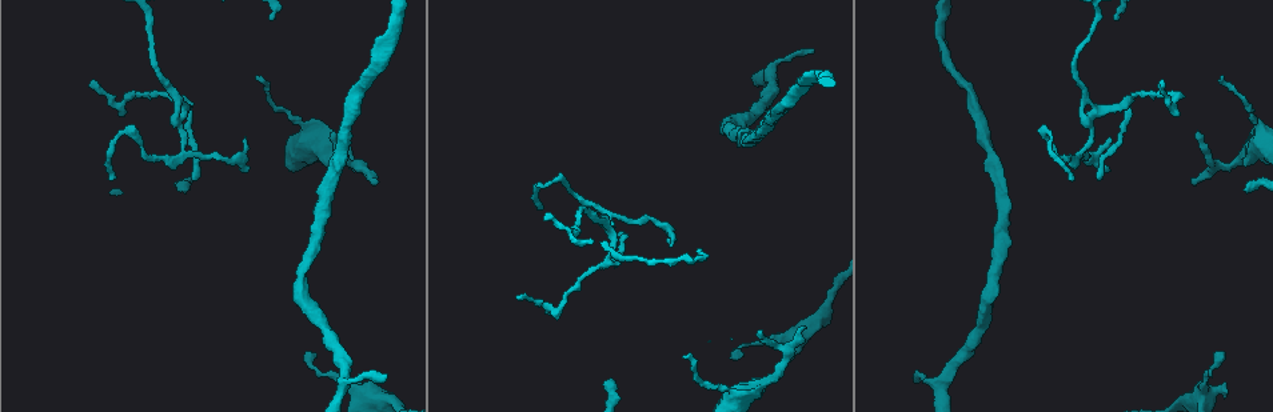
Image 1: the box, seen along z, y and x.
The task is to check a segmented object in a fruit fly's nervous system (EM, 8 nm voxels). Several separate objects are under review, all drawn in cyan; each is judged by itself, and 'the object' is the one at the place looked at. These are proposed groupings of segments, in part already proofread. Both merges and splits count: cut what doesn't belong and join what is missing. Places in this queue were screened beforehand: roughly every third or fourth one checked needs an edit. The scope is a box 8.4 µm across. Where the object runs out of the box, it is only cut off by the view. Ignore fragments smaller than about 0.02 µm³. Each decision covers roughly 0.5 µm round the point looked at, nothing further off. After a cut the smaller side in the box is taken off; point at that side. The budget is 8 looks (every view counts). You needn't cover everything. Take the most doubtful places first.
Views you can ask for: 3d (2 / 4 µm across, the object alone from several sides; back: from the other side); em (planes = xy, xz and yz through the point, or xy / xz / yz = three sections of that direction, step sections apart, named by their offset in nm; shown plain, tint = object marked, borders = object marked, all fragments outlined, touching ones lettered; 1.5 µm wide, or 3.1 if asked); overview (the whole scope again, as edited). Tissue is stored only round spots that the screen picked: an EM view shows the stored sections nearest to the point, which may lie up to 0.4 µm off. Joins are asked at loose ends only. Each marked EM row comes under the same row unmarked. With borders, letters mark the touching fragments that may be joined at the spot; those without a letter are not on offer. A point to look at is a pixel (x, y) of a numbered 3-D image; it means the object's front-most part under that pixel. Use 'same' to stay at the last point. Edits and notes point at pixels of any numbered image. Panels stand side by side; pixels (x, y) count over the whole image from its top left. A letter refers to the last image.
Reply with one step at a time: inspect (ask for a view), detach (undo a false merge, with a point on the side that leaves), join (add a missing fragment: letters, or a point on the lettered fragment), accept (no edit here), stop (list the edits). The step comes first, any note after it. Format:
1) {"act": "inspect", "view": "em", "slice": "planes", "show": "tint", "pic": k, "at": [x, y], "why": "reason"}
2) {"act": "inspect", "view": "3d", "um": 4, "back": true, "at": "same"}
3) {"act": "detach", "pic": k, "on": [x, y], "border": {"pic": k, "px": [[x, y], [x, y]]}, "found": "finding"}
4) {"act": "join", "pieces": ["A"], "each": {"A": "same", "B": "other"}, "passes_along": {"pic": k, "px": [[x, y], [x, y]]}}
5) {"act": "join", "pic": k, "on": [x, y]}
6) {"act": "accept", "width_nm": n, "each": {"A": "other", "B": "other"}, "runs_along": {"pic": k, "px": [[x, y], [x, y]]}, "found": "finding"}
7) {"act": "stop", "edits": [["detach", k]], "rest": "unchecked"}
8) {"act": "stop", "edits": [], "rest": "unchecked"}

{"act": "inspect", "view": "em", "slice": "yz", "step": 8, "show": "tint", "pic": 1, "at": [914, 372], "why": "free end"}

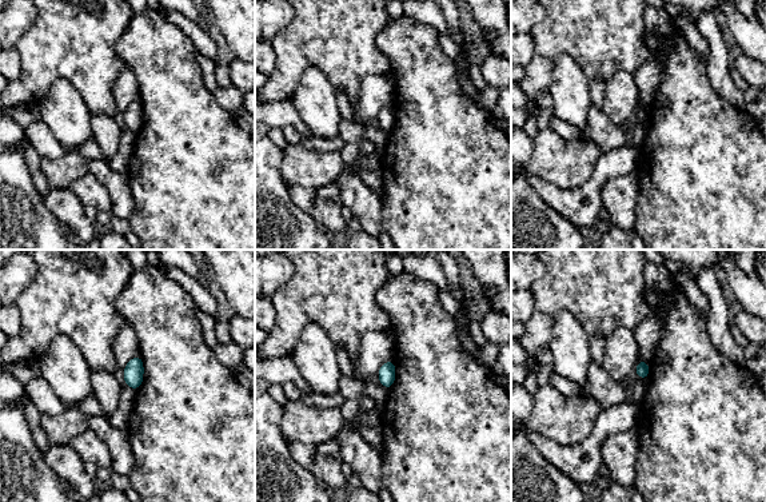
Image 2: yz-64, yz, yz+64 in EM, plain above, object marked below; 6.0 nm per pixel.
{"act": "inspect", "view": "em", "slice": "planes", "show": "borders", "at": "same", "why": "cut it another way"}

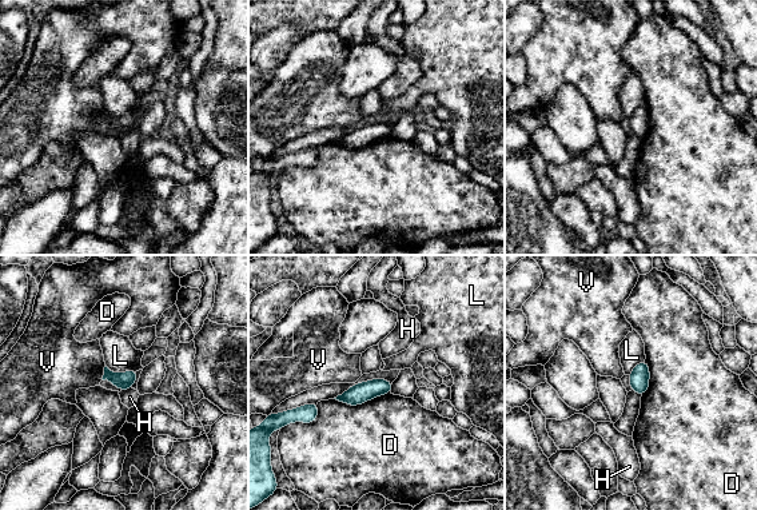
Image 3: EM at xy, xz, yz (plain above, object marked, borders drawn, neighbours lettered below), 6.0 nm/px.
{"act": "accept", "each": {"D": "other", "H": "other", "L": "other", "V": "other"}, "border": {"pic": 3, "px": [[106, 366], [102, 379]]}, "found": "none of them fits"}

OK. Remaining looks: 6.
{"act": "inspect", "view": "em", "slice": "xz", "step": 4, "show": "tint", "pic": 1, "at": [178, 119], "why": "three arms meet"}

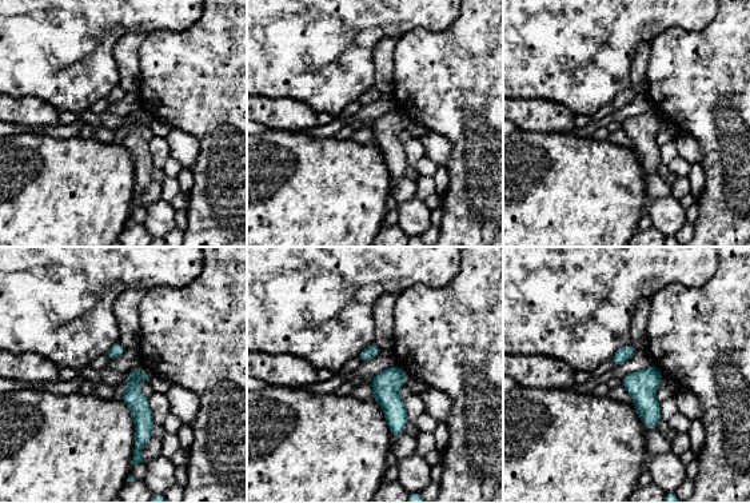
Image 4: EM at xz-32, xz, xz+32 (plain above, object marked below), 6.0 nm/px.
{"act": "inspect", "view": "em", "slice": "planes", "show": "tint", "at": "same", "why": "another direction"}

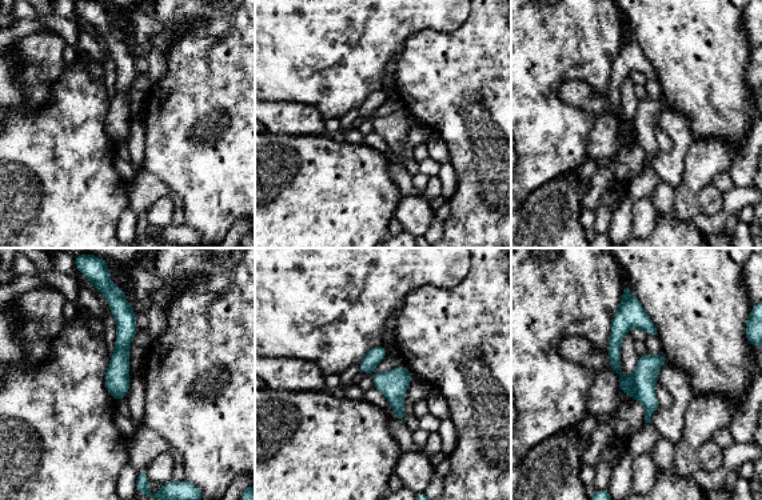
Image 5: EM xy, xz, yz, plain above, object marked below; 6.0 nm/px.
{"act": "inspect", "view": "em", "slice": "planes", "show": "borders", "at": "same"}

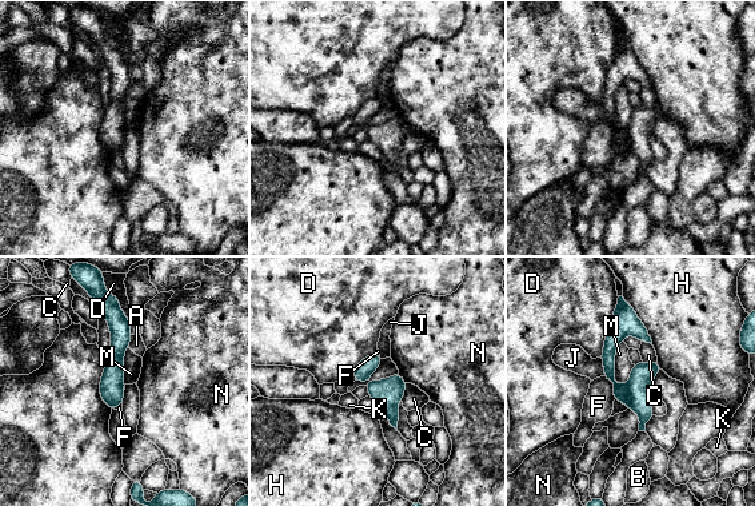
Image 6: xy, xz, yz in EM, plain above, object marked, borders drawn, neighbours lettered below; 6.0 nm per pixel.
{"act": "accept", "each": {"A": "other", "B": "other", "C": "other", "D": "other", "F": "other", "H": "other", "J": "other", "K": "other", "M": "other", "N": "other"}, "border": {"pic": 6, "px": [[622, 339], [615, 379], [624, 386]]}, "found": "all the same neuron"}

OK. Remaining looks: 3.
{"act": "inspect", "view": "em", "slice": "yz", "step": 4, "show": "tint", "pic": 1, "at": [313, 355], "why": "thin end"}

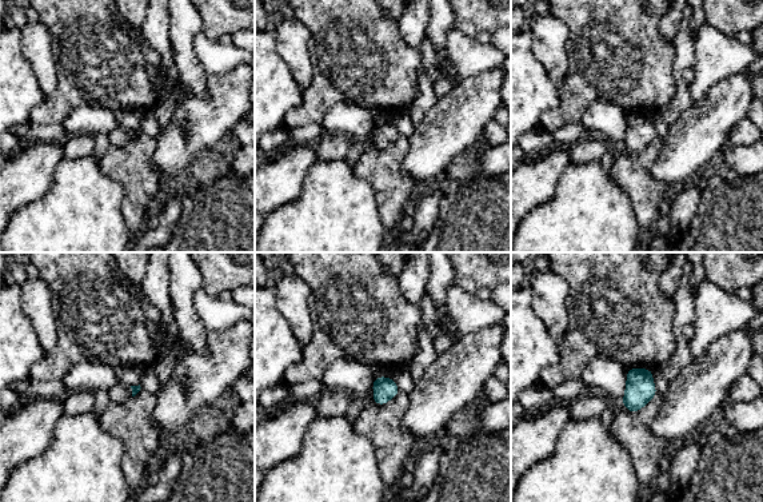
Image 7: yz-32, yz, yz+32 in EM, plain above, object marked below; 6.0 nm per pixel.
{"act": "inspect", "view": "em", "slice": "xz", "step": 4, "show": "borders", "at": "same", "why": "cut it another way"}

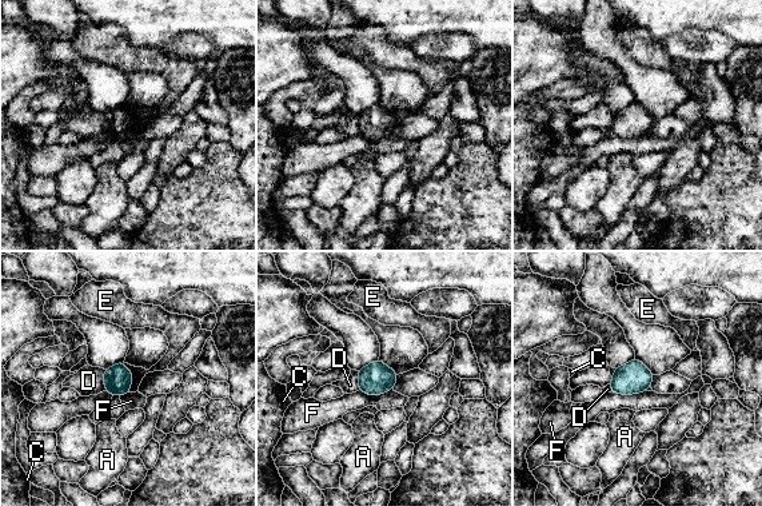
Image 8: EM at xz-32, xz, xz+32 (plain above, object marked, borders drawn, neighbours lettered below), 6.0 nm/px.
{"act": "accept", "each": {"A": "other", "C": "other", "D": "other", "E": "other", "F": "other"}, "border": {"pic": 8, "px": [[124, 363], [134, 375], [130, 391]]}, "found": "none of them fits"}

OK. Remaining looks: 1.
{"act": "stop", "edits": [], "rest": "unchecked"}

